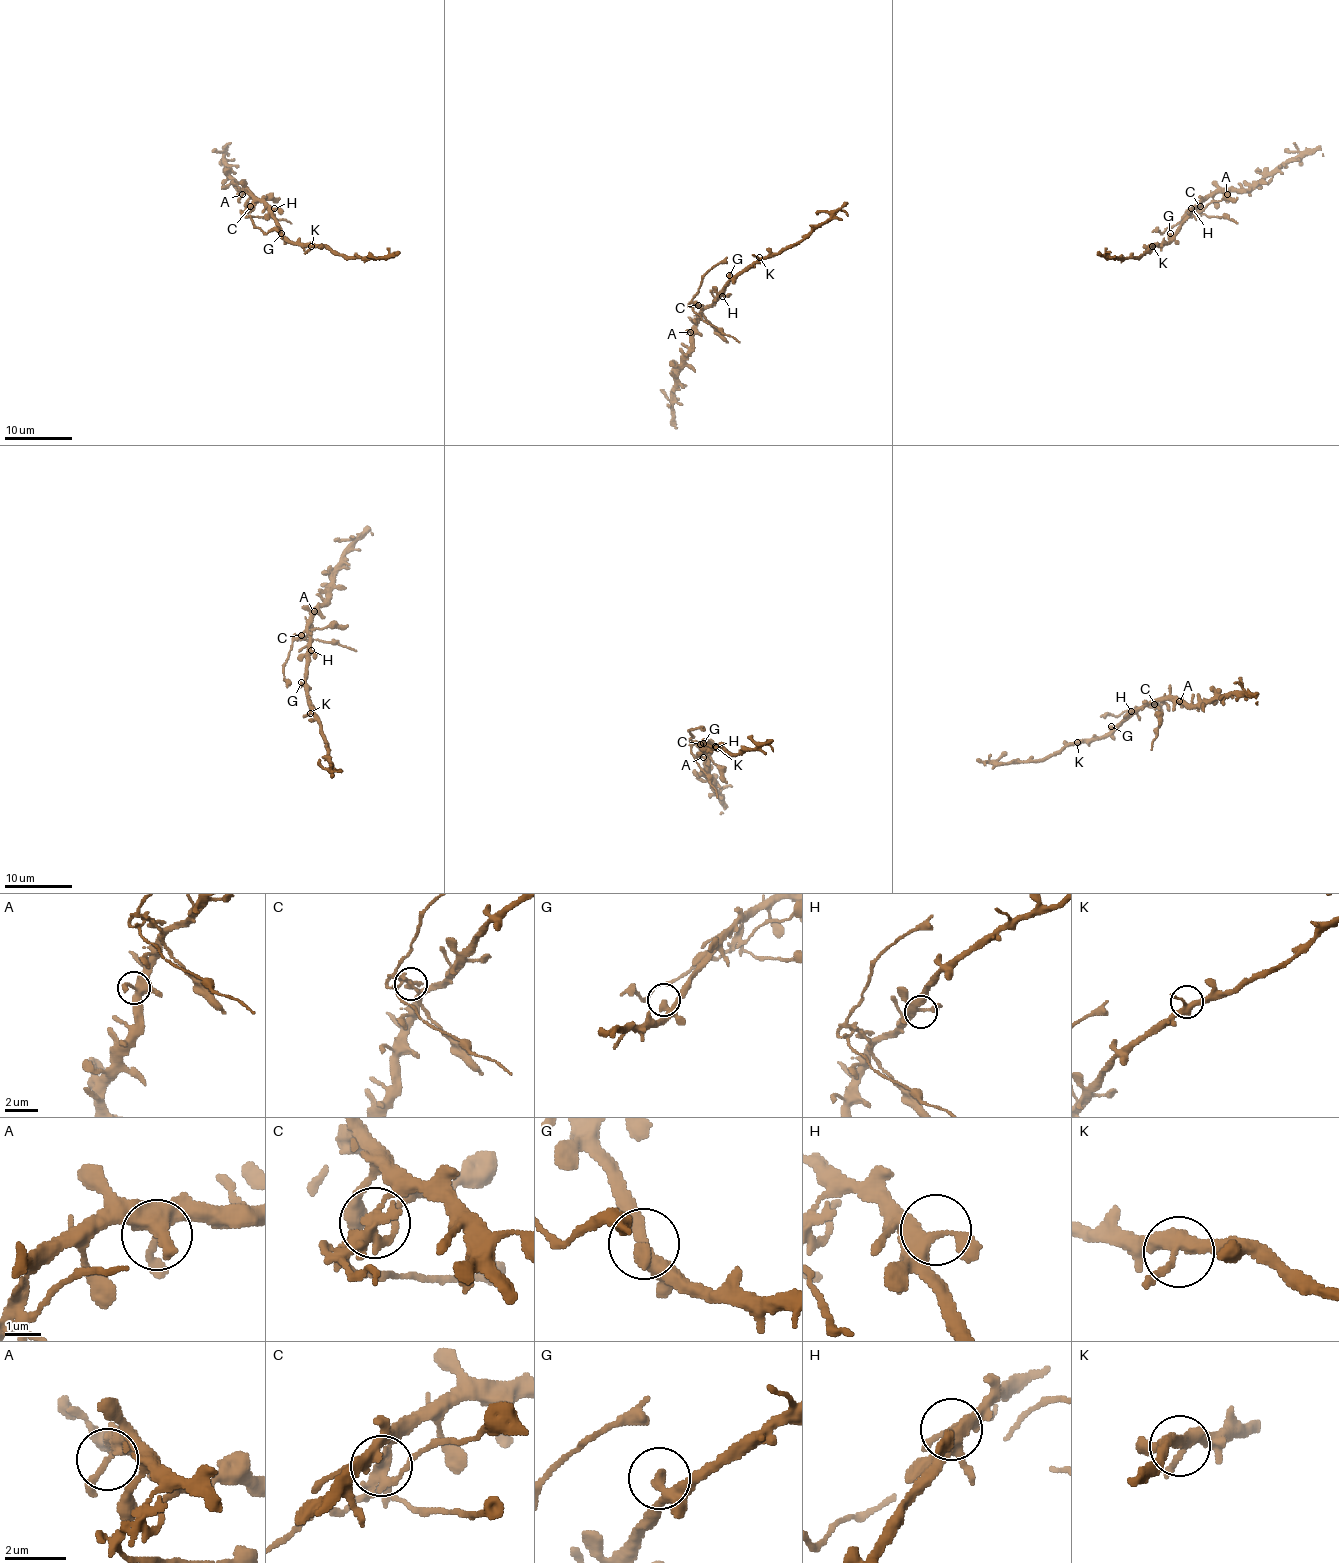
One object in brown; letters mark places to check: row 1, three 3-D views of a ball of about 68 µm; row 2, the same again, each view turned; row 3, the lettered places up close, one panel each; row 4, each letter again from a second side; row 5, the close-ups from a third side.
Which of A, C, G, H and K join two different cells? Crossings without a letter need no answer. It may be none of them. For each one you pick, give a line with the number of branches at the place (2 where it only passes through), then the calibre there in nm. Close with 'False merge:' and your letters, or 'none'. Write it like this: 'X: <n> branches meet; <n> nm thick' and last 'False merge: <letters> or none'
C: 4 branches meet; 260 nm thick
False merge: C

